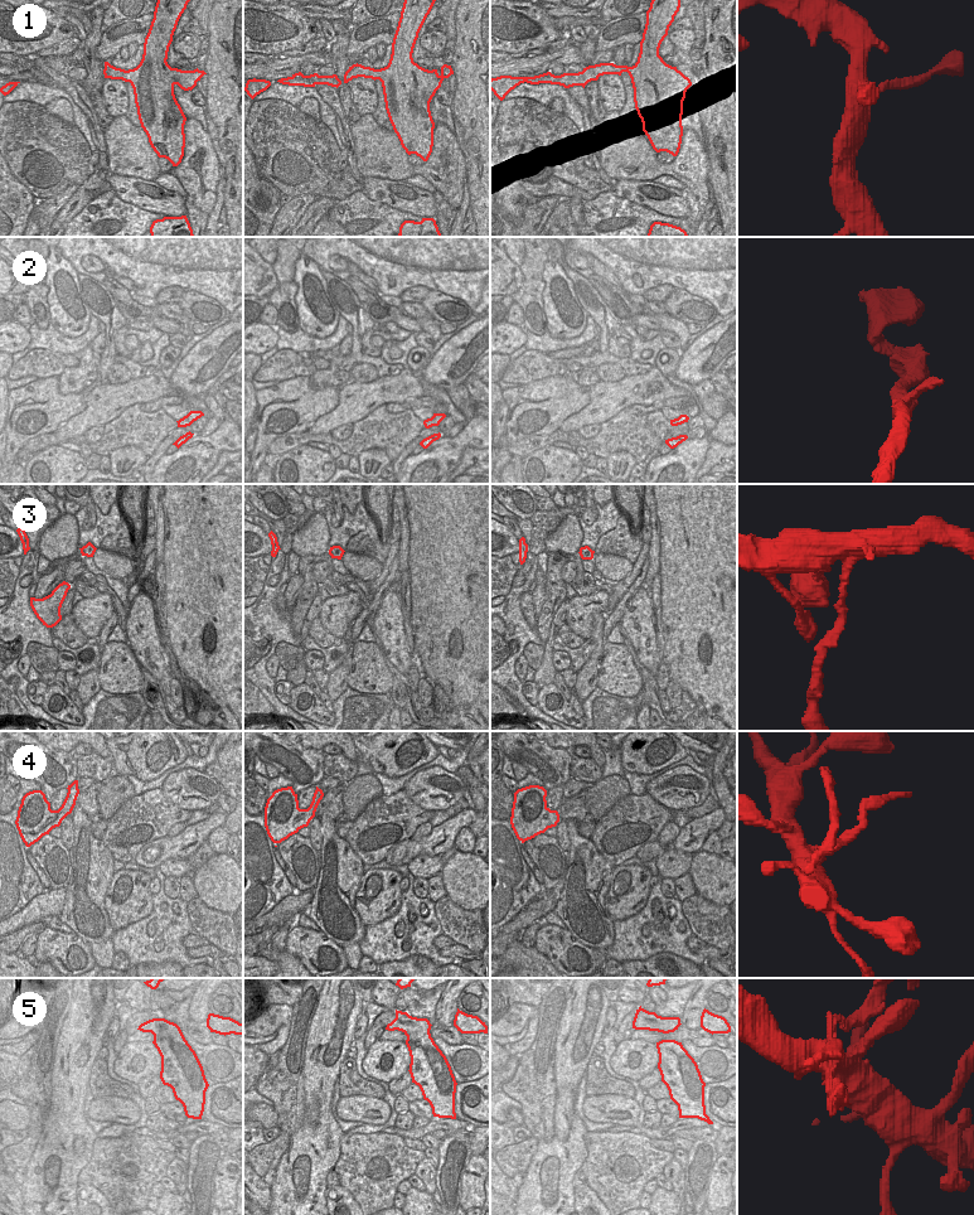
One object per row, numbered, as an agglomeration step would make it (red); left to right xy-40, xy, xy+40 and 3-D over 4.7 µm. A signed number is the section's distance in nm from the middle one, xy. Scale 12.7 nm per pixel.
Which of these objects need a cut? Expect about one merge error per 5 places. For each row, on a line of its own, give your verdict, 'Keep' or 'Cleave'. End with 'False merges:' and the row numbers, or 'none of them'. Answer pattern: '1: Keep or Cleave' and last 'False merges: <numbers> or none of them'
1: Keep
2: Keep
3: Cleave
4: Keep
5: Keep
False merges: 3.

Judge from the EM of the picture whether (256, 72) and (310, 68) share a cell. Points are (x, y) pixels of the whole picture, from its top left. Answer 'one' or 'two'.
two

